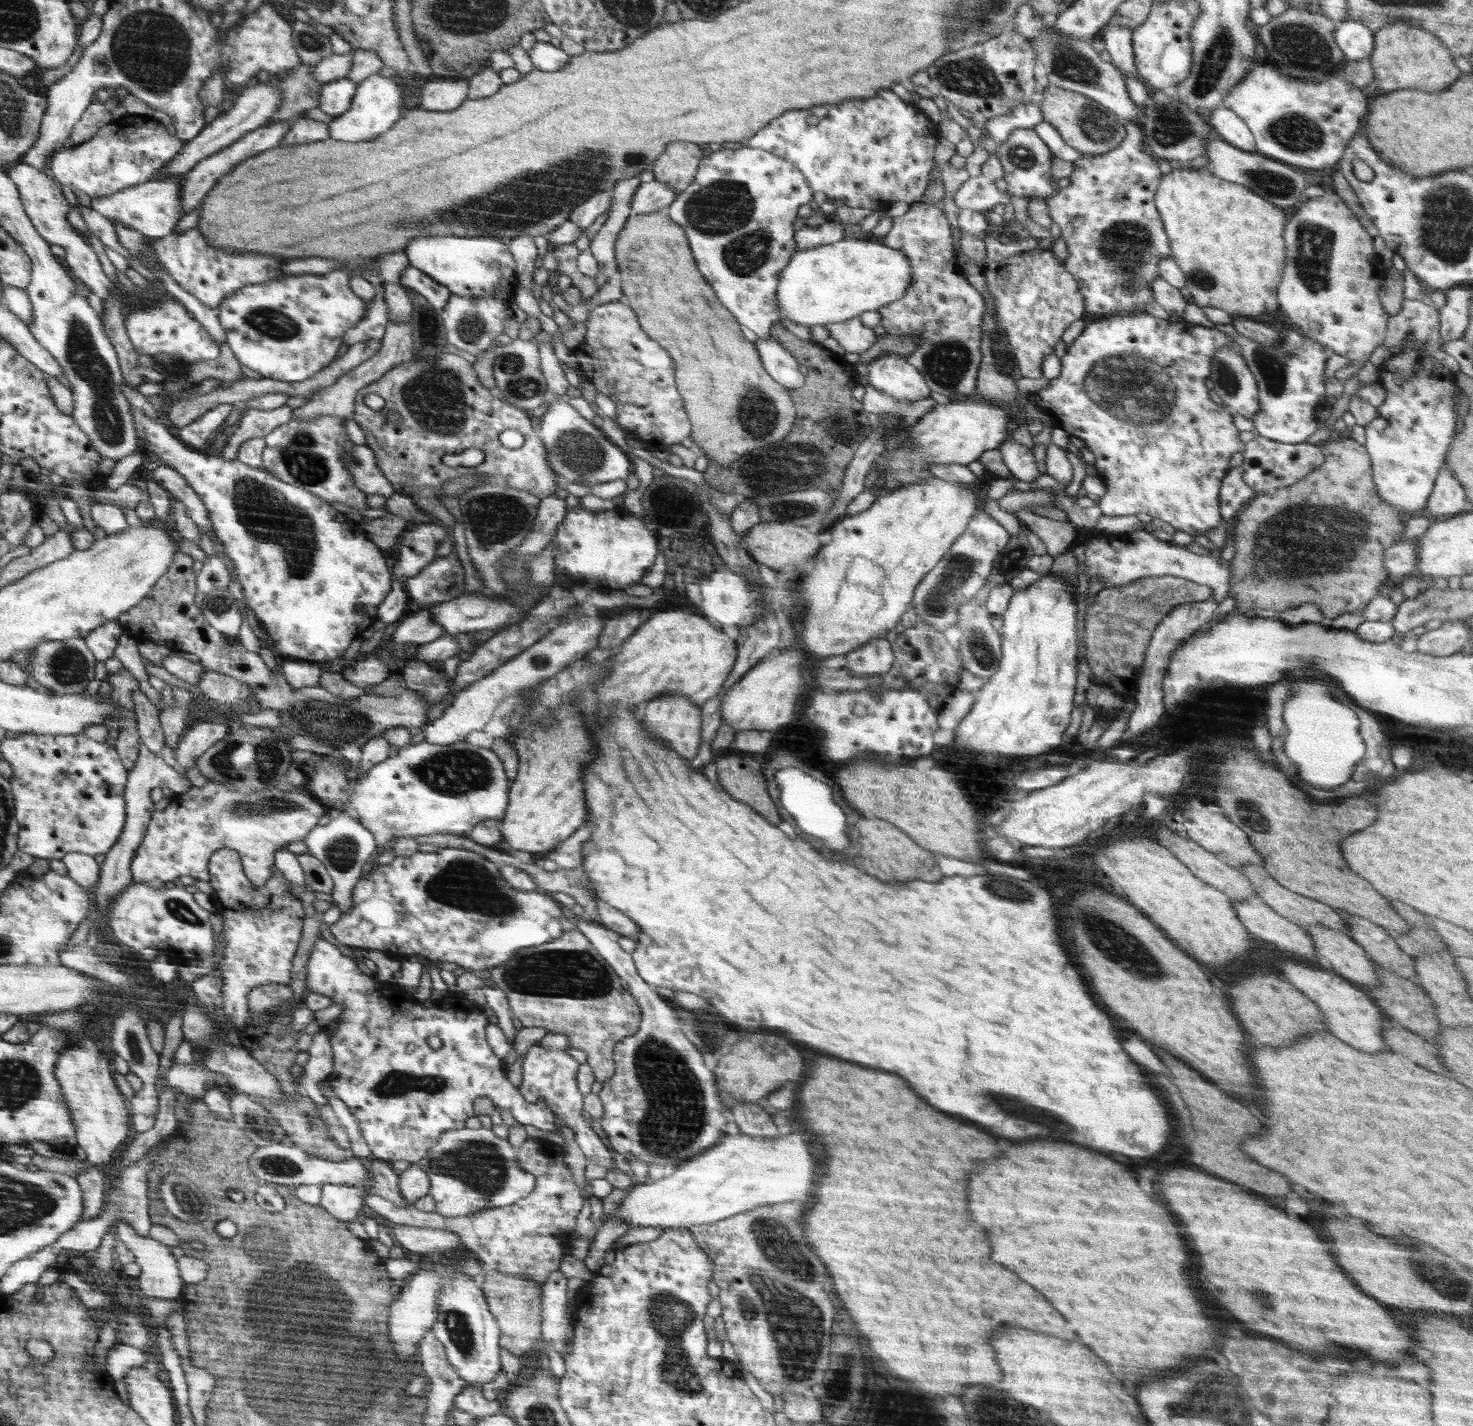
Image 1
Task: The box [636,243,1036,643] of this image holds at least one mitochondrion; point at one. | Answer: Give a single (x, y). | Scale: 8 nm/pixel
(796, 462)

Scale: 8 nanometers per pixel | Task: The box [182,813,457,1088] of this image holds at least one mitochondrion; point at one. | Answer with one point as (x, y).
(344, 850)

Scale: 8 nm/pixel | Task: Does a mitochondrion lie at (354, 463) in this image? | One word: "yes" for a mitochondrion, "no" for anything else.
yes

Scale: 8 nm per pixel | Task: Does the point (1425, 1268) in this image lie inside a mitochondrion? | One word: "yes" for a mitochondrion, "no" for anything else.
yes

